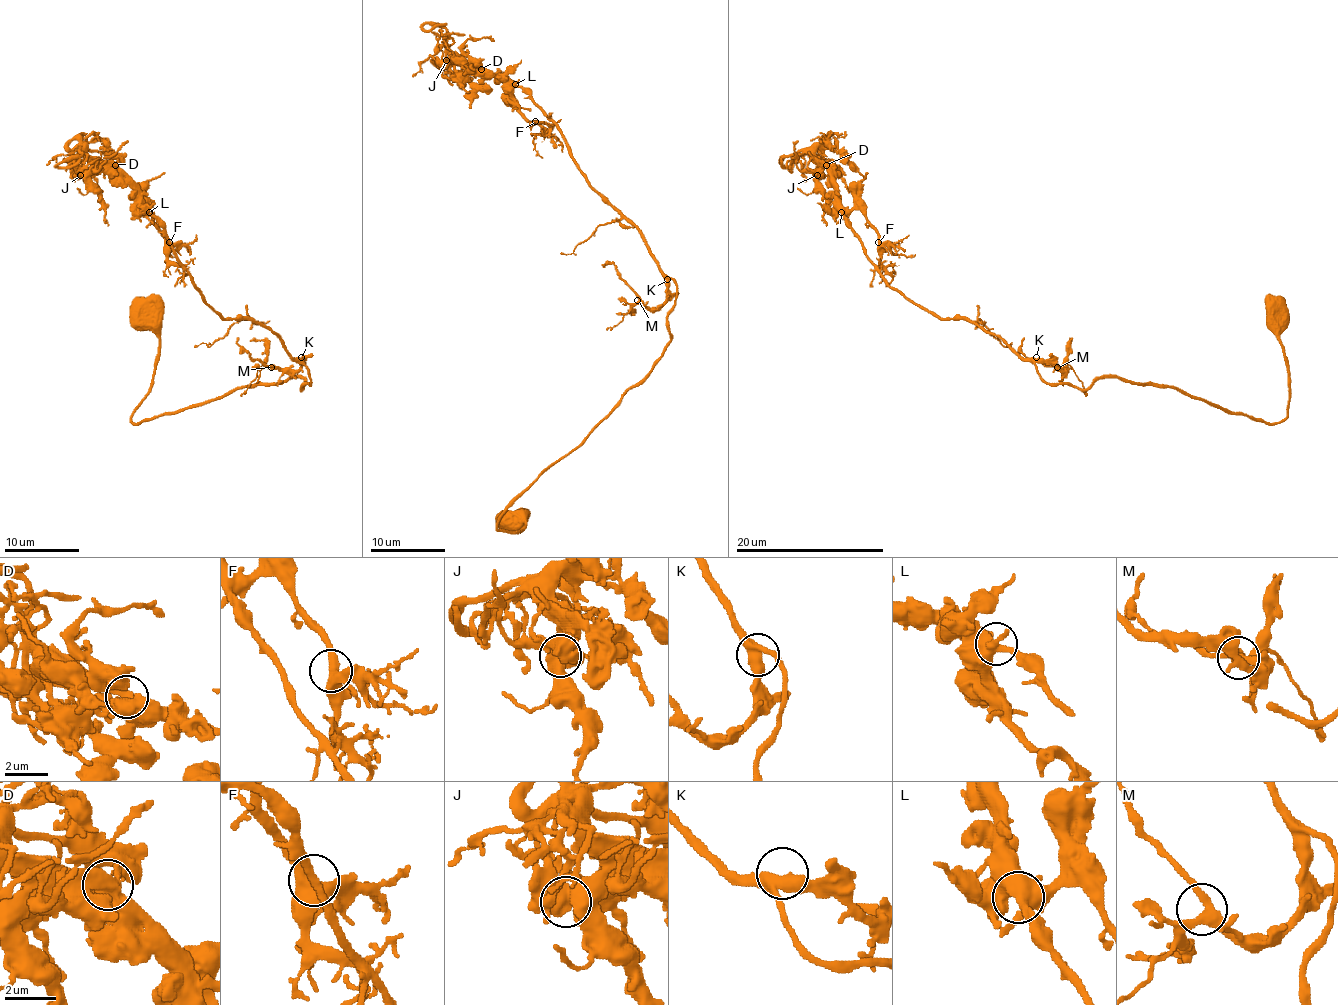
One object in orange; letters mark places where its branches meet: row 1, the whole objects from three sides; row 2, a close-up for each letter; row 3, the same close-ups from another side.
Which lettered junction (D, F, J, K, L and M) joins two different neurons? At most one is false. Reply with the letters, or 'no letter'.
no letter

